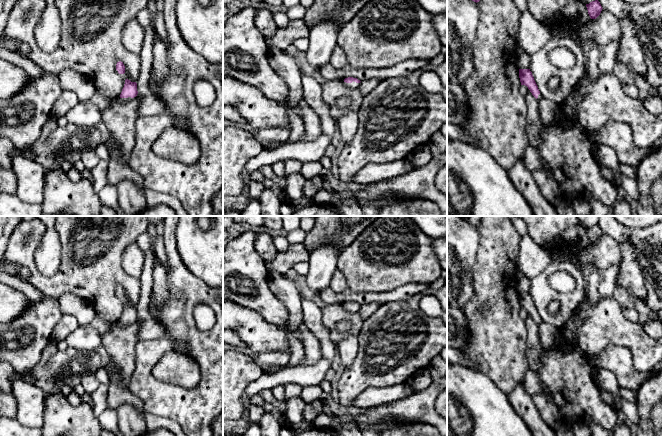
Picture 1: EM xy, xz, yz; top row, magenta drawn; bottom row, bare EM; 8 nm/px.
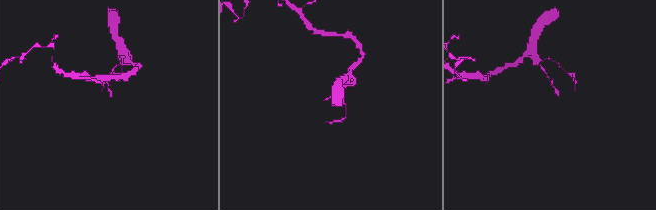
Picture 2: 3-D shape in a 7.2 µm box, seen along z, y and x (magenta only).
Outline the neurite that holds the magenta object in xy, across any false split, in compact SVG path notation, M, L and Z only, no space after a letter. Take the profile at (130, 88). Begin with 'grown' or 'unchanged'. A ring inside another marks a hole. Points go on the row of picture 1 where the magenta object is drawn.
grown; M126 79L122 92L118 98L121 102L127 102L136 97L137 94L137 83L131 82L130 80Z

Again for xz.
grown; M353 77L345 78L343 81L344 85L351 89L358 88L360 82L361 82L360 80L358 80L357 78L353 78Z

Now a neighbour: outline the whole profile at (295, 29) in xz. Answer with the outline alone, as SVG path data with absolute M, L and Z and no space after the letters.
M303 19L290 20L283 28L278 28L271 37L266 37L270 49L285 51L296 39L309 37L310 29Z

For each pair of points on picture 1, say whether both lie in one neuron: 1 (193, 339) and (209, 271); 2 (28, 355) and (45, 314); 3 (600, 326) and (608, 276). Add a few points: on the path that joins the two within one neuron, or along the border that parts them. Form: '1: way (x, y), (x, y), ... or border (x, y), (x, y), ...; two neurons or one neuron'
1: border (187, 269), (212, 287); two neurons
2: way (34, 345), (37, 341), (37, 324); one neuron
3: border (612, 296), (600, 298), (594, 303), (585, 298); two neurons

